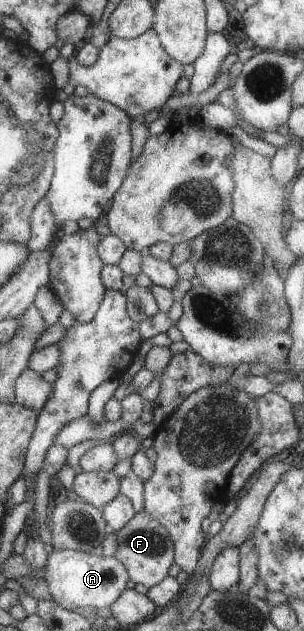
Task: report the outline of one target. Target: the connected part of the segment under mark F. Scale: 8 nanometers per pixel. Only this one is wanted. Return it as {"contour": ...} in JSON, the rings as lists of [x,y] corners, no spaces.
{"contour":[[[139,510],[112,535],[117,540],[113,556],[123,564],[127,571],[130,585],[143,584],[152,587],[167,576],[169,566],[174,563],[173,541],[164,526],[151,518],[145,510]]]}

